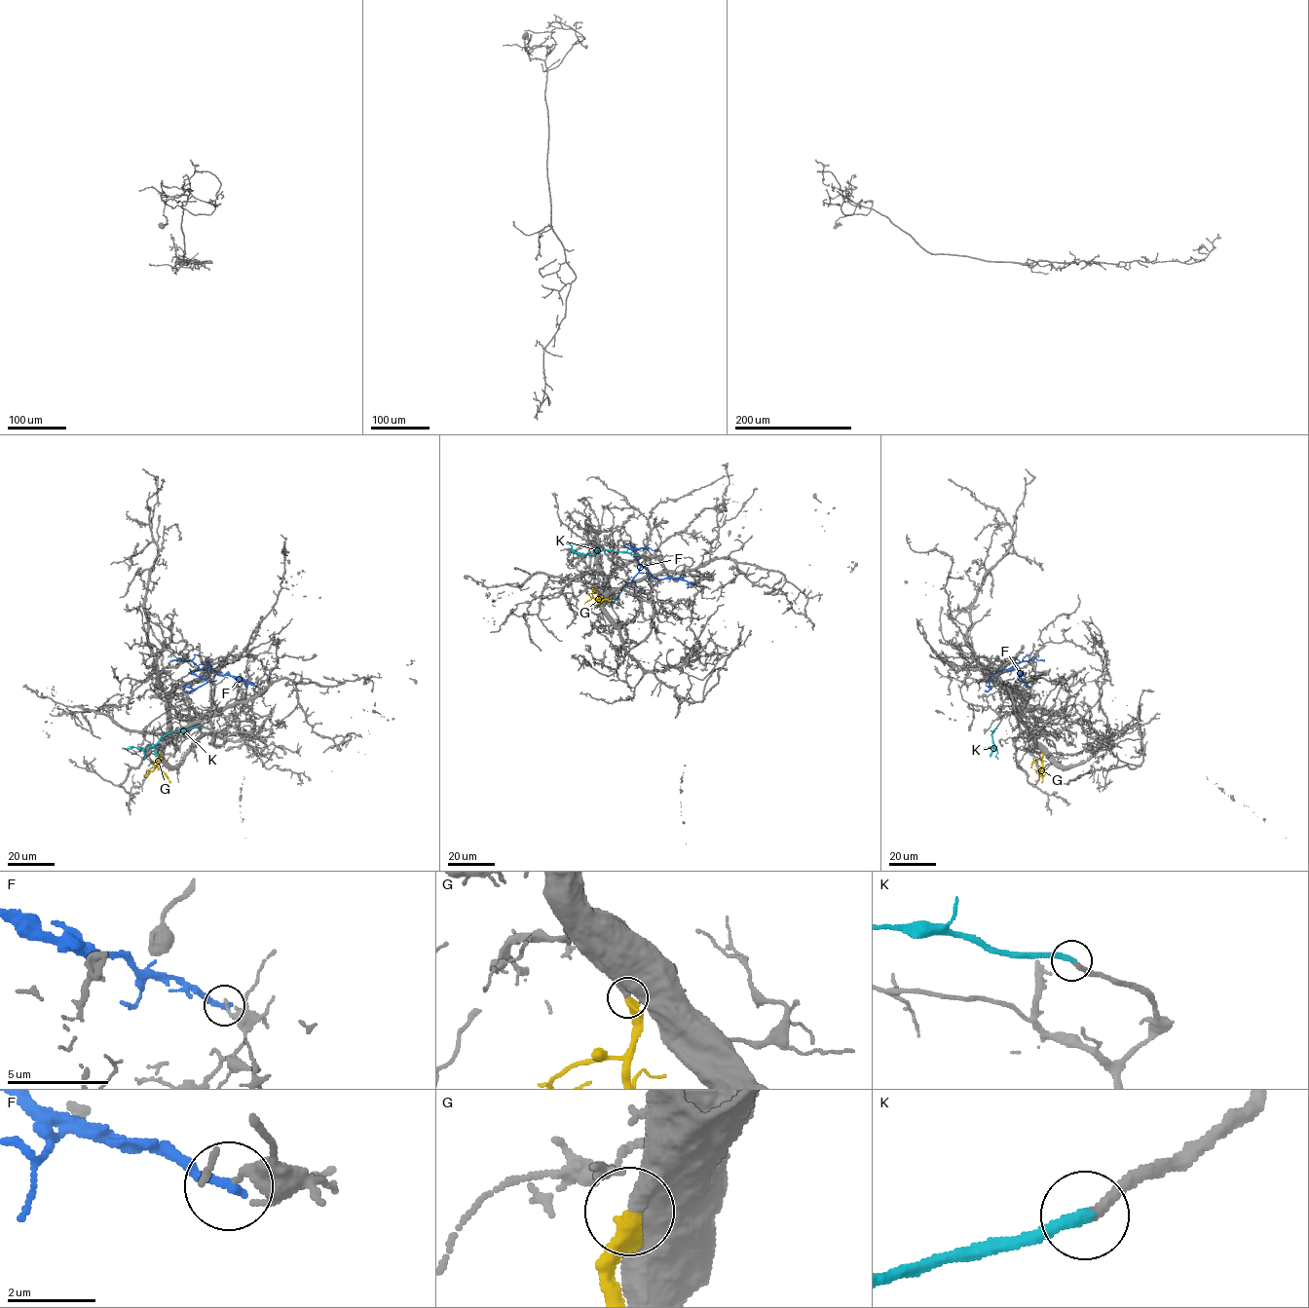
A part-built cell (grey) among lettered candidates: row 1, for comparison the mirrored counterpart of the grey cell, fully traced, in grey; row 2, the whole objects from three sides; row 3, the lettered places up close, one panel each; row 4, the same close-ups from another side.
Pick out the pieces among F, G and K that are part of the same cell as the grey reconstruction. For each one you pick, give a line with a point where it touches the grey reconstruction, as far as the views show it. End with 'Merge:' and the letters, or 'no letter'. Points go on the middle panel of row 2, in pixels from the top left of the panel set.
G: meets grey at (600, 600)
K: meets grey at (641, 555)
Merge: G, K

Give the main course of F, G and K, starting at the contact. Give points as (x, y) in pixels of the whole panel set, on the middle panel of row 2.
F: (697, 585), (677, 578), (654, 579), (639, 564), (634, 554), (637, 549), (647, 546), (629, 548), (623, 545)
G: (600, 600), (612, 600)
K: (641, 555), (608, 550), (582, 554), (576, 552), (566, 542)

